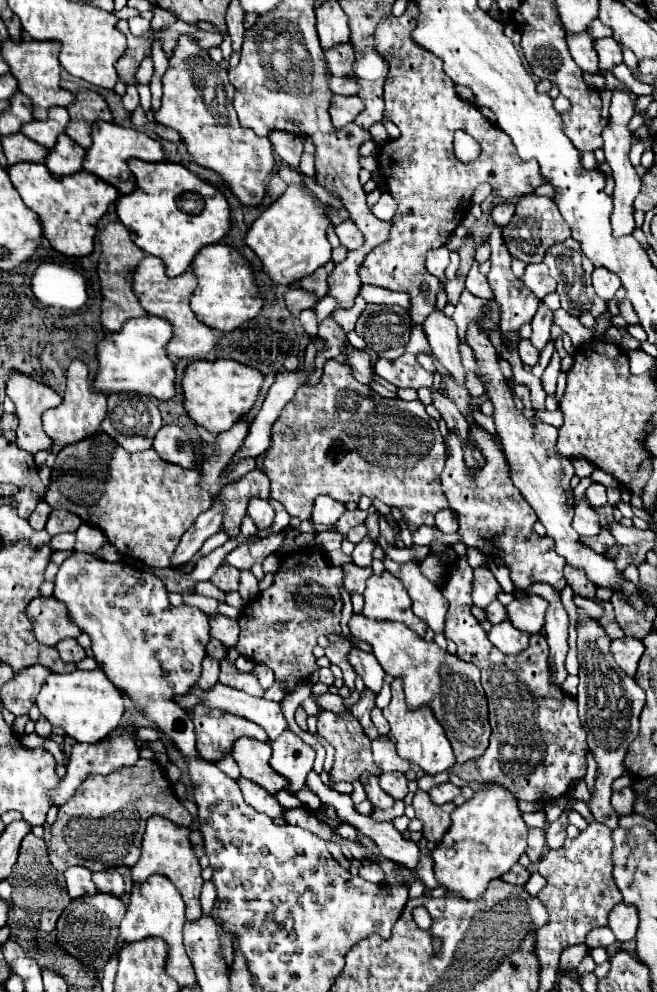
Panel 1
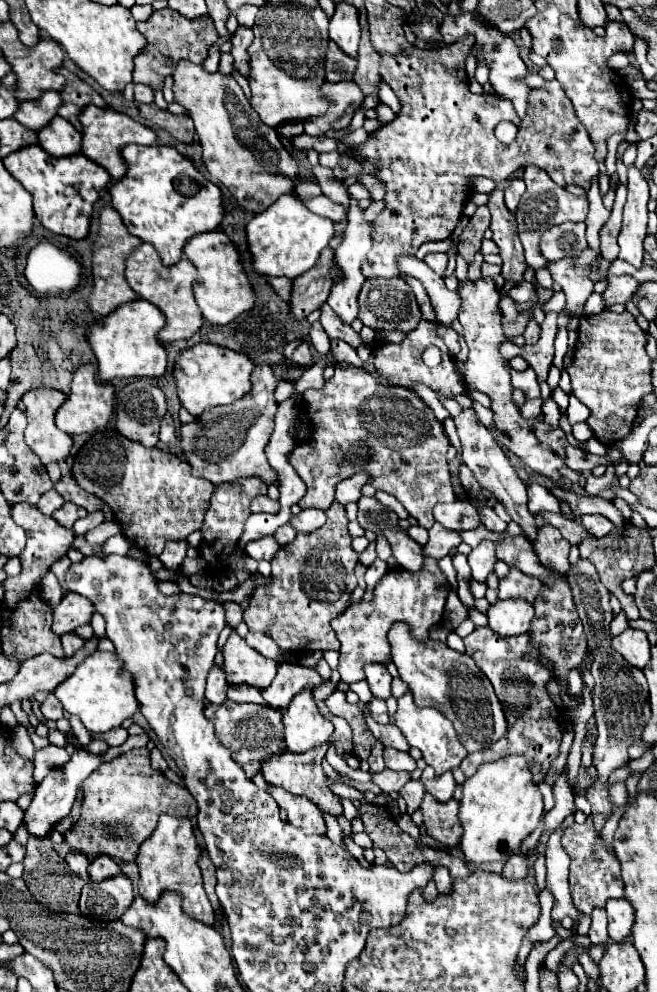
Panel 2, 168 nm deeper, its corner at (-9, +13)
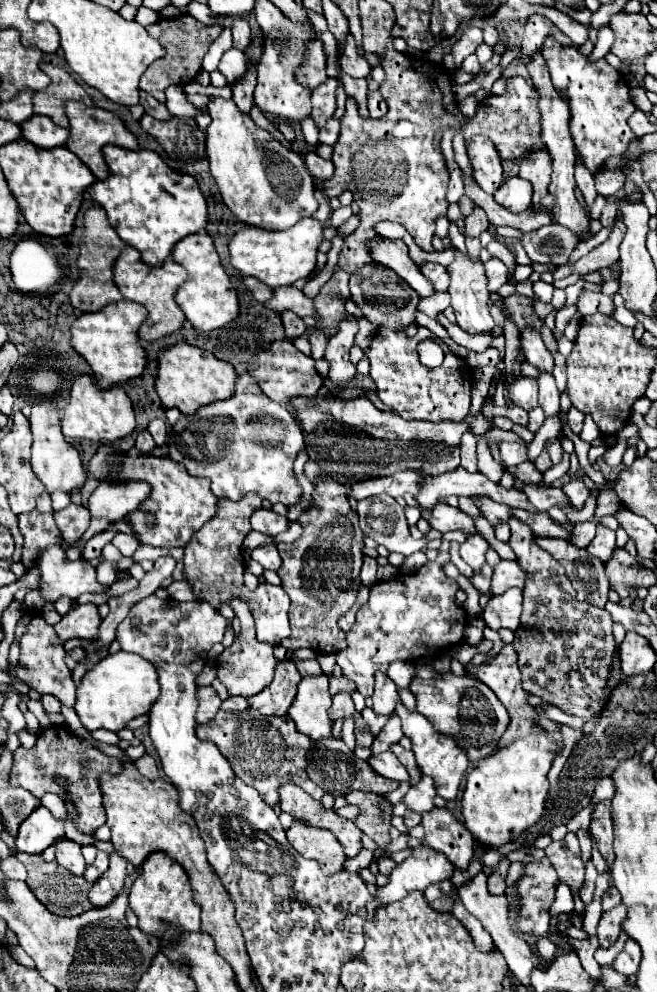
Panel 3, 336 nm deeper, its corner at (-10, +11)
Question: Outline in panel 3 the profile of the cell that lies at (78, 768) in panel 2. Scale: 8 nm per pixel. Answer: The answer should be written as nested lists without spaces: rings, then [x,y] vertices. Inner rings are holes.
[[[37,807],[19,827],[15,845],[17,851],[39,855],[63,835],[63,823],[49,815],[49,809]]]

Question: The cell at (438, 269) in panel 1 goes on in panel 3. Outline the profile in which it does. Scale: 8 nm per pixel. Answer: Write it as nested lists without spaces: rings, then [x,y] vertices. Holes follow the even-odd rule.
[[[423,263],[421,265],[421,273],[431,279],[435,291],[447,291],[449,287],[449,275],[447,275],[447,269],[439,263]]]

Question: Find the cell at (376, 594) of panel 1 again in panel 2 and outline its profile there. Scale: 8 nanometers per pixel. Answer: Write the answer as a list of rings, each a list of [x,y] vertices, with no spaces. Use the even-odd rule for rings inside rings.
[[[428,559],[424,569],[418,575],[412,575],[404,569],[388,571],[374,589],[374,599],[370,603],[352,603],[340,617],[332,621],[332,629],[340,641],[340,663],[338,671],[344,683],[356,683],[364,679],[366,663],[386,663],[390,659],[390,645],[386,641],[386,633],[396,621],[406,621],[410,625],[412,635],[418,641],[428,639],[428,631],[432,625],[442,621],[446,589],[438,589],[440,585],[448,585],[442,571],[436,565],[436,559]]]

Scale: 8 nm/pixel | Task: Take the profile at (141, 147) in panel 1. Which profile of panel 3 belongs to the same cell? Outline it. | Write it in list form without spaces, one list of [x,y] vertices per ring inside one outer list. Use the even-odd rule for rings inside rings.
[[[75,101],[75,103],[67,103],[67,119],[69,119],[67,149],[73,151],[91,169],[91,173],[97,179],[107,179],[107,173],[109,173],[107,165],[103,161],[103,153],[101,153],[103,145],[113,143],[113,145],[119,145],[119,147],[125,147],[125,149],[139,149],[135,135],[111,111],[105,111],[105,109],[99,109],[99,107],[87,107],[87,105]]]

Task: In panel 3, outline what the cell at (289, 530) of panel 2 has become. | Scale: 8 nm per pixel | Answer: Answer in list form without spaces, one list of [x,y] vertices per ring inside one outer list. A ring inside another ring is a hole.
[[[251,531],[249,537],[243,541],[243,551],[245,553],[251,553],[255,547],[261,547],[261,545],[267,545],[267,543],[271,543],[271,537],[265,537],[263,533]]]

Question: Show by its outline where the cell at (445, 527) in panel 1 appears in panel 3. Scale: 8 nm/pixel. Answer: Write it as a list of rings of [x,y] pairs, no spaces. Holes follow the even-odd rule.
[[[437,503],[433,507],[433,513],[431,513],[431,519],[427,519],[429,525],[441,533],[447,533],[447,531],[465,531],[467,535],[475,535],[475,527],[473,527],[473,519],[469,515],[465,515],[459,507],[451,507],[447,503]]]

